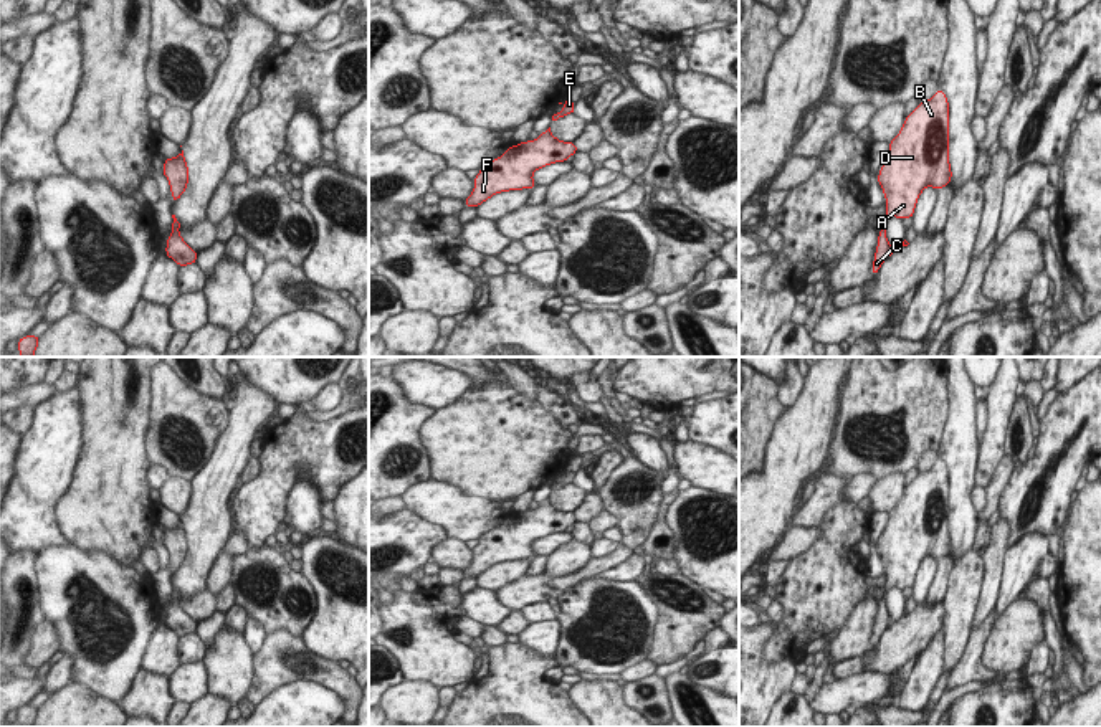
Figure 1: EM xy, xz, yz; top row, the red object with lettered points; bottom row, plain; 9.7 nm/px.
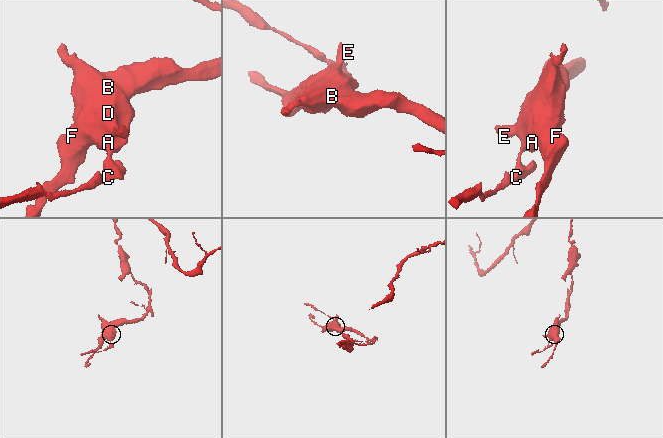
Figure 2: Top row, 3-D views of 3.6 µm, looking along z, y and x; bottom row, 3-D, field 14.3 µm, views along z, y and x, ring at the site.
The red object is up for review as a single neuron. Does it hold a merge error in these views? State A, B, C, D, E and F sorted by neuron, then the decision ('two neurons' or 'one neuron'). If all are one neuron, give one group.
A B C D E F | one neuron

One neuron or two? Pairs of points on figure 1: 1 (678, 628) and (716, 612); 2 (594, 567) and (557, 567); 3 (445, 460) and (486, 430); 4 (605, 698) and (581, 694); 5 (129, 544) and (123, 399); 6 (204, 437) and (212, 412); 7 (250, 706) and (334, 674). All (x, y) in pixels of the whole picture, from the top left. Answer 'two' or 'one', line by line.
1: one
2: two
3: one
4: one
5: one
6: one
7: one

